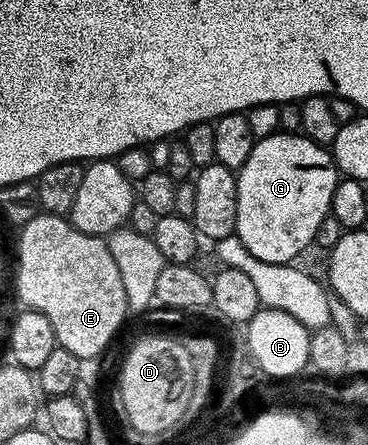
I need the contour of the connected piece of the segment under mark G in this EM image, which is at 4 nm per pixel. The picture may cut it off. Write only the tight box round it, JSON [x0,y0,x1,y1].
[235,133,338,264]

